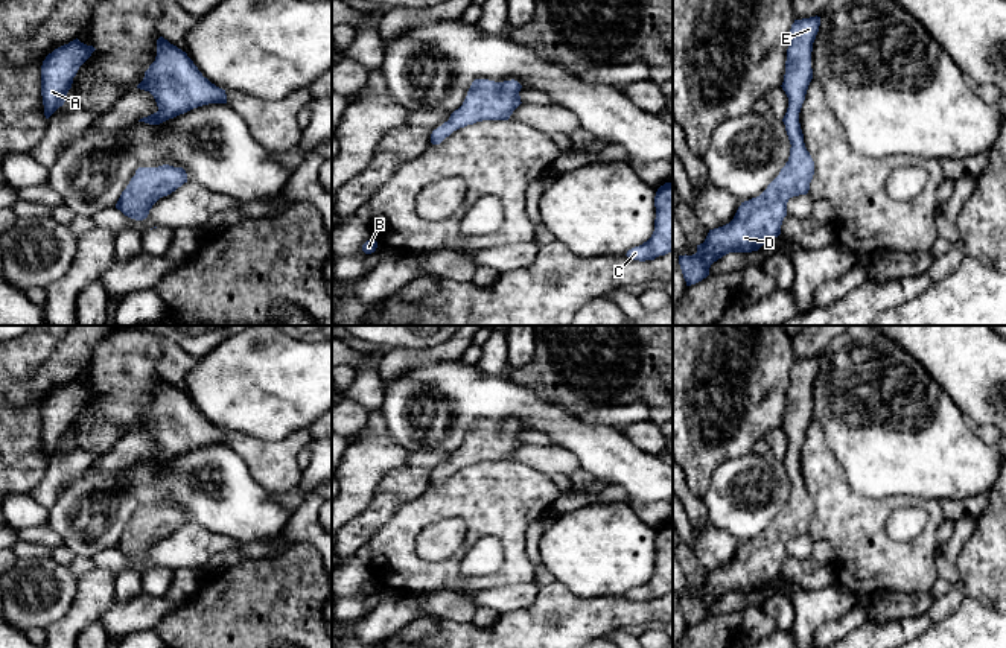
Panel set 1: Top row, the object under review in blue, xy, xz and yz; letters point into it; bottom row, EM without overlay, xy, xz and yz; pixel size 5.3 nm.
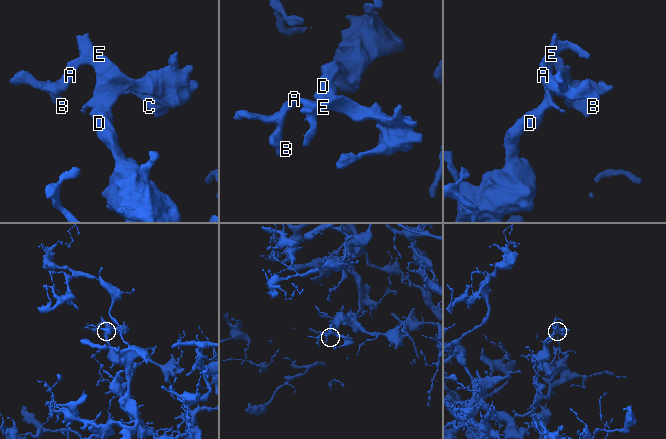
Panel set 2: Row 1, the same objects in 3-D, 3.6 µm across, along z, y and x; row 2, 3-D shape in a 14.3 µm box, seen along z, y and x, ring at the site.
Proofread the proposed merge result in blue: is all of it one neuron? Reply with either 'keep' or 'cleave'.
keep

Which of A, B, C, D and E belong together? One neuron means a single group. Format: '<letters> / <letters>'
A B C D E

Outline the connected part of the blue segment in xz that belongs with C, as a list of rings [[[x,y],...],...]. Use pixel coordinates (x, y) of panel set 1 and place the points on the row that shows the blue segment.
[[[673,181],[661,186],[654,196],[656,219],[651,237],[627,251],[627,257],[639,262],[654,260],[673,251]]]

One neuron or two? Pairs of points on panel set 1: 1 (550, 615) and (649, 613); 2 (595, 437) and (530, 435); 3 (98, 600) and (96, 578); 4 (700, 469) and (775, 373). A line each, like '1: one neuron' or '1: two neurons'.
1: one neuron
2: two neurons
3: one neuron
4: one neuron

